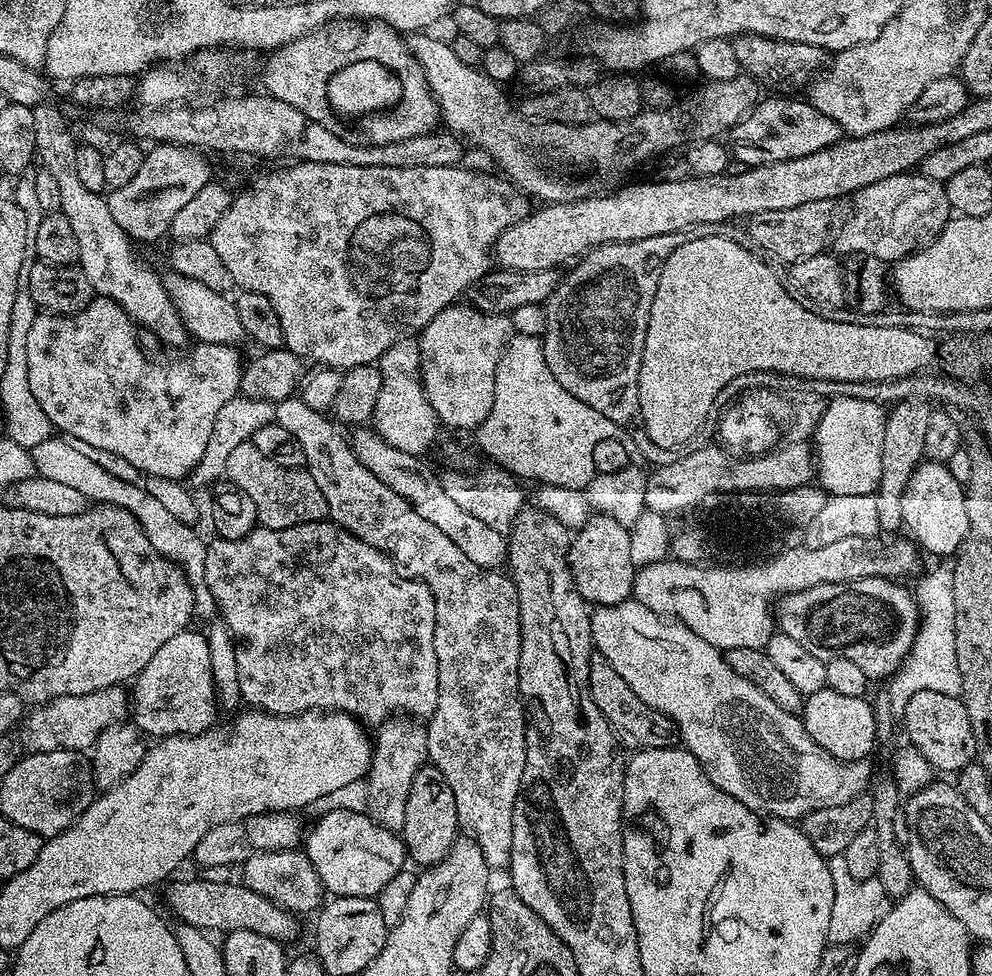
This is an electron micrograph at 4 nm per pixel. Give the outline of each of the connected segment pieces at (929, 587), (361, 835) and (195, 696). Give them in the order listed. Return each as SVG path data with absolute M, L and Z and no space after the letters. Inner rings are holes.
M947 567L936 568L928 572L920 580L920 585L915 585L914 595L920 606L920 628L912 643L912 649L908 652L903 664L895 676L887 681L886 693L890 706L896 718L903 717L908 704L920 692L937 692L947 696L959 696L962 678L958 674L958 658L956 657L956 615L954 614L954 578Z
M336 808L328 812L312 828L312 833L307 833L306 851L314 870L324 883L325 893L333 897L338 896L366 896L375 898L380 895L382 886L394 878L394 874L405 871L406 849L404 841L393 829L383 828L377 820L372 819L367 811L351 812L348 808Z
M185 630L174 634L160 649L154 658L146 662L130 688L130 716L135 727L139 728L145 737L163 738L166 736L197 736L213 727L218 713L216 686L214 674L210 668L210 646L208 637L203 631Z

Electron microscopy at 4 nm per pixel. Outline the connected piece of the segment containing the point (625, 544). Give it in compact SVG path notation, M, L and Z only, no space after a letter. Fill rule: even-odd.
M592 514L571 537L568 545L570 570L576 579L577 590L589 605L605 608L632 596L637 567L630 558L630 536L629 530L613 516Z

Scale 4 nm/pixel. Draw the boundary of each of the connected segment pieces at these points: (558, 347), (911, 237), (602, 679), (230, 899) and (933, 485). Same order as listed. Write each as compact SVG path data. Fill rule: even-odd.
M664 236L625 244L599 244L591 252L585 252L575 265L577 268L566 276L566 280L572 284L557 284L554 294L546 302L548 325L542 339L546 362L554 378L558 378L562 390L574 394L574 398L586 402L586 406L598 410L598 414L621 426L627 426L640 415L638 370L642 362L642 346L646 342L654 290L658 290L658 278L665 262Z
M915 171L882 178L882 182L874 182L855 192L850 203L852 213L841 228L839 225L834 236L835 251L840 254L870 254L885 262L903 260L915 252L925 237L940 233L953 215L943 183Z
M593 655L590 662L590 682L588 683L590 698L594 698L594 706L602 710L602 718L616 731L616 738L628 750L642 748L670 748L677 743L676 723L666 714L646 706L634 690L622 679L622 674L610 666L605 656Z
M188 880L185 884L169 883L164 896L168 899L168 908L174 915L180 916L179 921L183 924L189 924L195 928L213 930L217 928L220 934L227 934L234 930L254 930L254 934L263 934L265 938L274 938L281 942L296 940L300 936L301 917L295 912L287 912L282 906L278 906L270 898L250 890L242 882L236 884L215 884L212 880Z
M929 459L916 467L914 474L910 474L910 482L906 482L906 494L902 494L902 518L907 535L923 551L925 548L932 556L952 558L966 538L968 519L964 484L948 468L951 467L947 463Z

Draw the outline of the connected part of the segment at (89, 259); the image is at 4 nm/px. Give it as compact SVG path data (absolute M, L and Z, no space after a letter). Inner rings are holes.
M45 102L32 109L34 114L34 146L35 159L44 163L43 171L58 182L61 206L59 211L70 222L74 230L74 238L78 238L78 267L86 274L92 283L93 293L97 297L113 300L141 329L149 328L160 340L168 344L180 344L189 339L187 329L180 320L168 291L164 288L161 273L143 264L135 256L130 237L114 222L110 214L107 199L94 190L86 190L78 175L78 156L76 149L78 139L72 133L68 120L54 108L50 102Z

